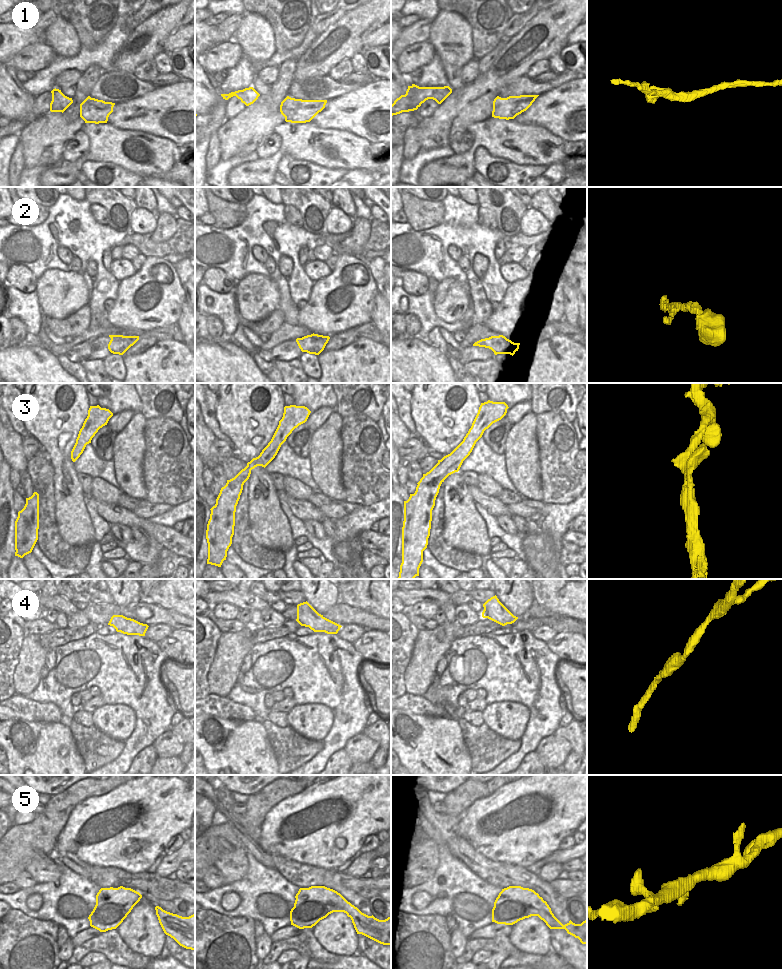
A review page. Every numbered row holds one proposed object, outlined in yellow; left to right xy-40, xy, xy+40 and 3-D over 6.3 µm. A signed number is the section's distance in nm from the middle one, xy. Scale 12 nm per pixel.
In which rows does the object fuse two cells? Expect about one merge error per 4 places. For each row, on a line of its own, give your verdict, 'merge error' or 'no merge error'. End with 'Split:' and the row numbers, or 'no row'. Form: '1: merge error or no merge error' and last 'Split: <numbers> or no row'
1: no merge error
2: no merge error
3: no merge error
4: no merge error
5: no merge error
Split: no row

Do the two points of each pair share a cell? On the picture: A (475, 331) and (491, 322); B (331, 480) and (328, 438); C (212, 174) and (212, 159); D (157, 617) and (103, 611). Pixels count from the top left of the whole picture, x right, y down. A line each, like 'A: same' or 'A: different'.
A: different
B: same
C: different
D: same

